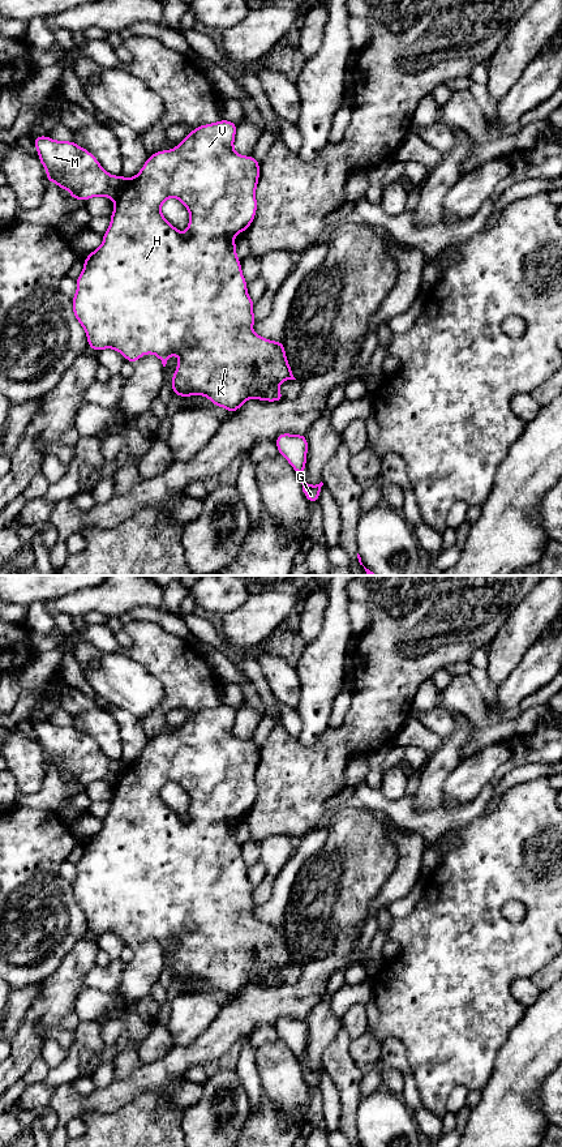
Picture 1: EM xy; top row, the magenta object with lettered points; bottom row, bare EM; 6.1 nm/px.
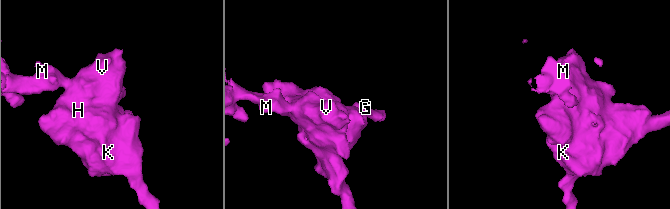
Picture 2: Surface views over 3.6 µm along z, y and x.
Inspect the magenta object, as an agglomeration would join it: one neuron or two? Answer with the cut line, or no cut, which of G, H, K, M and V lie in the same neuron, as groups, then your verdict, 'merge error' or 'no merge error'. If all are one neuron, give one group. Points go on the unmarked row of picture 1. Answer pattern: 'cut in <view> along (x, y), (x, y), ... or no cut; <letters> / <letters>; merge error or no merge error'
cut in xy along (127, 764), (115, 784); G H K V / M; merge error

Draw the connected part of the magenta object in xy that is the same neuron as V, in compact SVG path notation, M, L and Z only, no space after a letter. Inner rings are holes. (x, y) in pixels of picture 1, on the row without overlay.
M223 703L197 711L172 735L153 737L141 756L126 763L115 784L103 827L83 844L83 855L76 864L77 877L72 882L73 899L86 917L90 934L113 933L133 950L145 938L154 938L166 951L170 940L176 938L180 945L171 964L173 980L203 980L213 990L220 990L229 998L250 983L283 985L279 968L296 964L283 924L273 926L252 913L257 906L254 886L248 879L233 821L246 816L256 803L259 746L233 735L236 714L237 709ZM170 782L181 786L189 796L185 818L162 799L162 788Z

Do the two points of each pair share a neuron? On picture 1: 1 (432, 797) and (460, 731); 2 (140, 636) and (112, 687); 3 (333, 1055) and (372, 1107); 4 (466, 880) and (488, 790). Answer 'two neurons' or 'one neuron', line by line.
1: one neuron
2: two neurons
3: two neurons
4: two neurons

